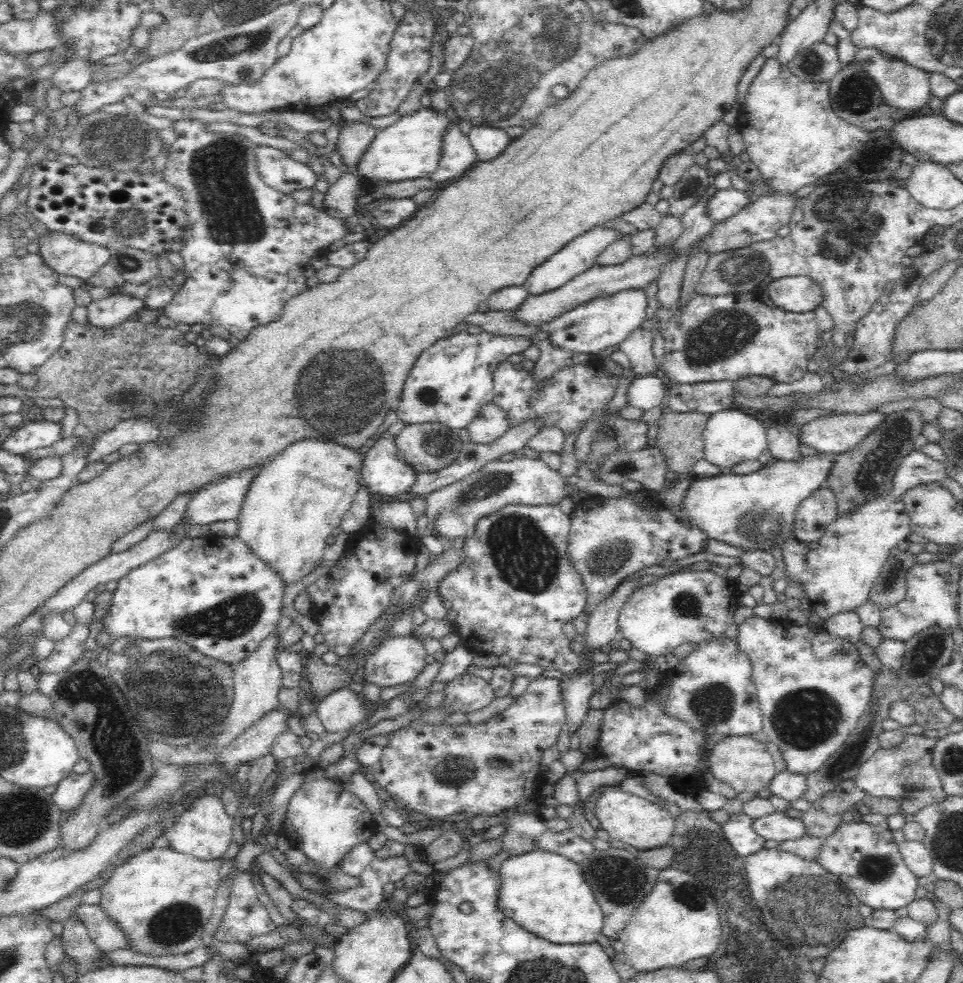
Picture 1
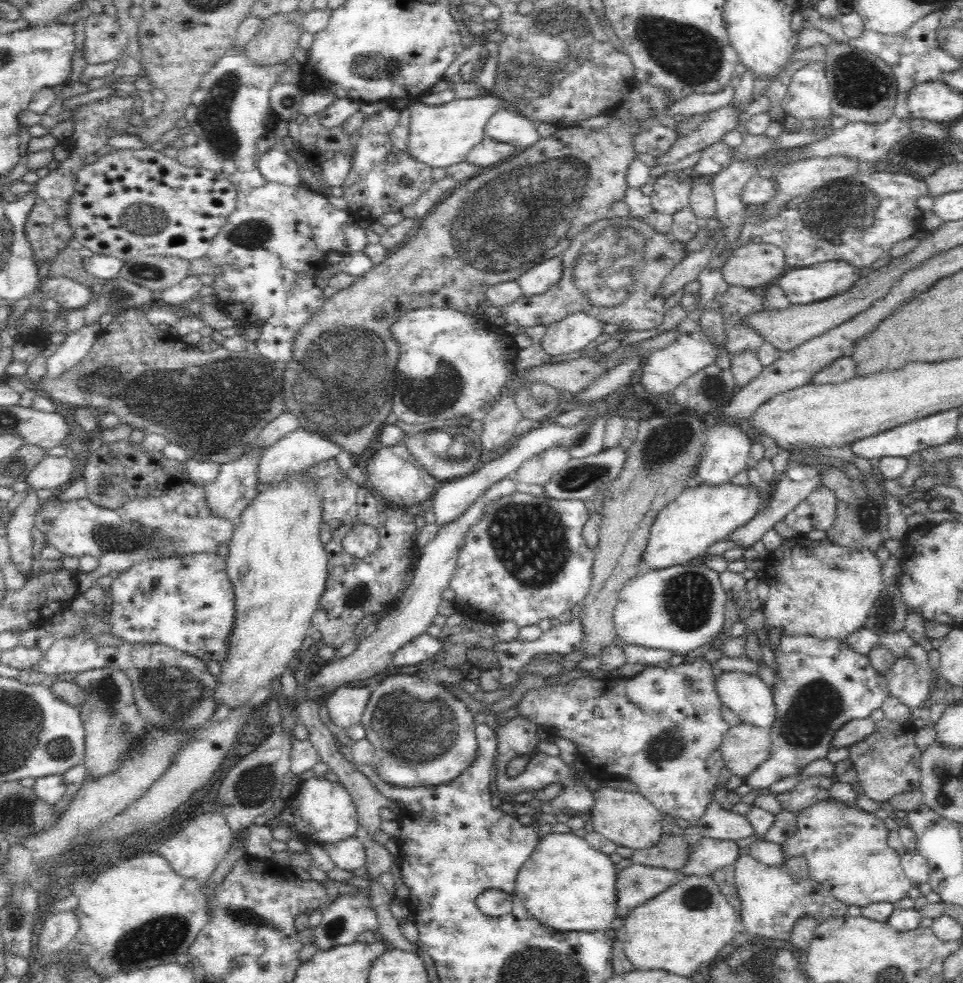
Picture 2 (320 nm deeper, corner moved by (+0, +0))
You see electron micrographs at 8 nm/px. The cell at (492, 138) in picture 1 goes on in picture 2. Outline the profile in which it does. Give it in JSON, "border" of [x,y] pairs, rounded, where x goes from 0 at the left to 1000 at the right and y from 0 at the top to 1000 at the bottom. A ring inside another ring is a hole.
{"border":[[[525,111],[519,112],[509,120],[509,124],[505,126],[504,138],[532,146],[538,153],[544,153],[563,140],[557,125],[552,125],[540,115]]]}

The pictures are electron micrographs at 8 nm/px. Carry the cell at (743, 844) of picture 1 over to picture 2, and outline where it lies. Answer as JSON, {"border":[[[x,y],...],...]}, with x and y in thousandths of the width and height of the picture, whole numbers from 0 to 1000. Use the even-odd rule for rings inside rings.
{"border":[[[727,852],[715,861],[713,875],[704,885],[708,890],[738,891],[740,887],[762,879],[766,873],[766,861],[760,855]]]}

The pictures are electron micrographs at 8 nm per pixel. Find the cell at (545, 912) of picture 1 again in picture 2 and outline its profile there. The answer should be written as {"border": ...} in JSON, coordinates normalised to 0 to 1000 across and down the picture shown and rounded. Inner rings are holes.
{"border":[[[574,845],[562,852],[550,873],[540,882],[534,911],[557,937],[561,936],[563,940],[575,946],[586,949],[590,946],[628,947],[633,944],[633,938],[641,933],[640,896],[640,880],[631,868],[613,861],[605,851],[594,845]]]}

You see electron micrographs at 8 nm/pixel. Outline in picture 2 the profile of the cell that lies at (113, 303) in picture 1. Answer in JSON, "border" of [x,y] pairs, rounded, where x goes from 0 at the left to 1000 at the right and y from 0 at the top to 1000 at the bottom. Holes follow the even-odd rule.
{"border":[[[98,329],[70,340],[58,358],[48,364],[48,381],[46,384],[57,386],[78,373],[91,360],[91,356],[96,354],[96,350],[102,344],[105,336],[104,331]]]}

